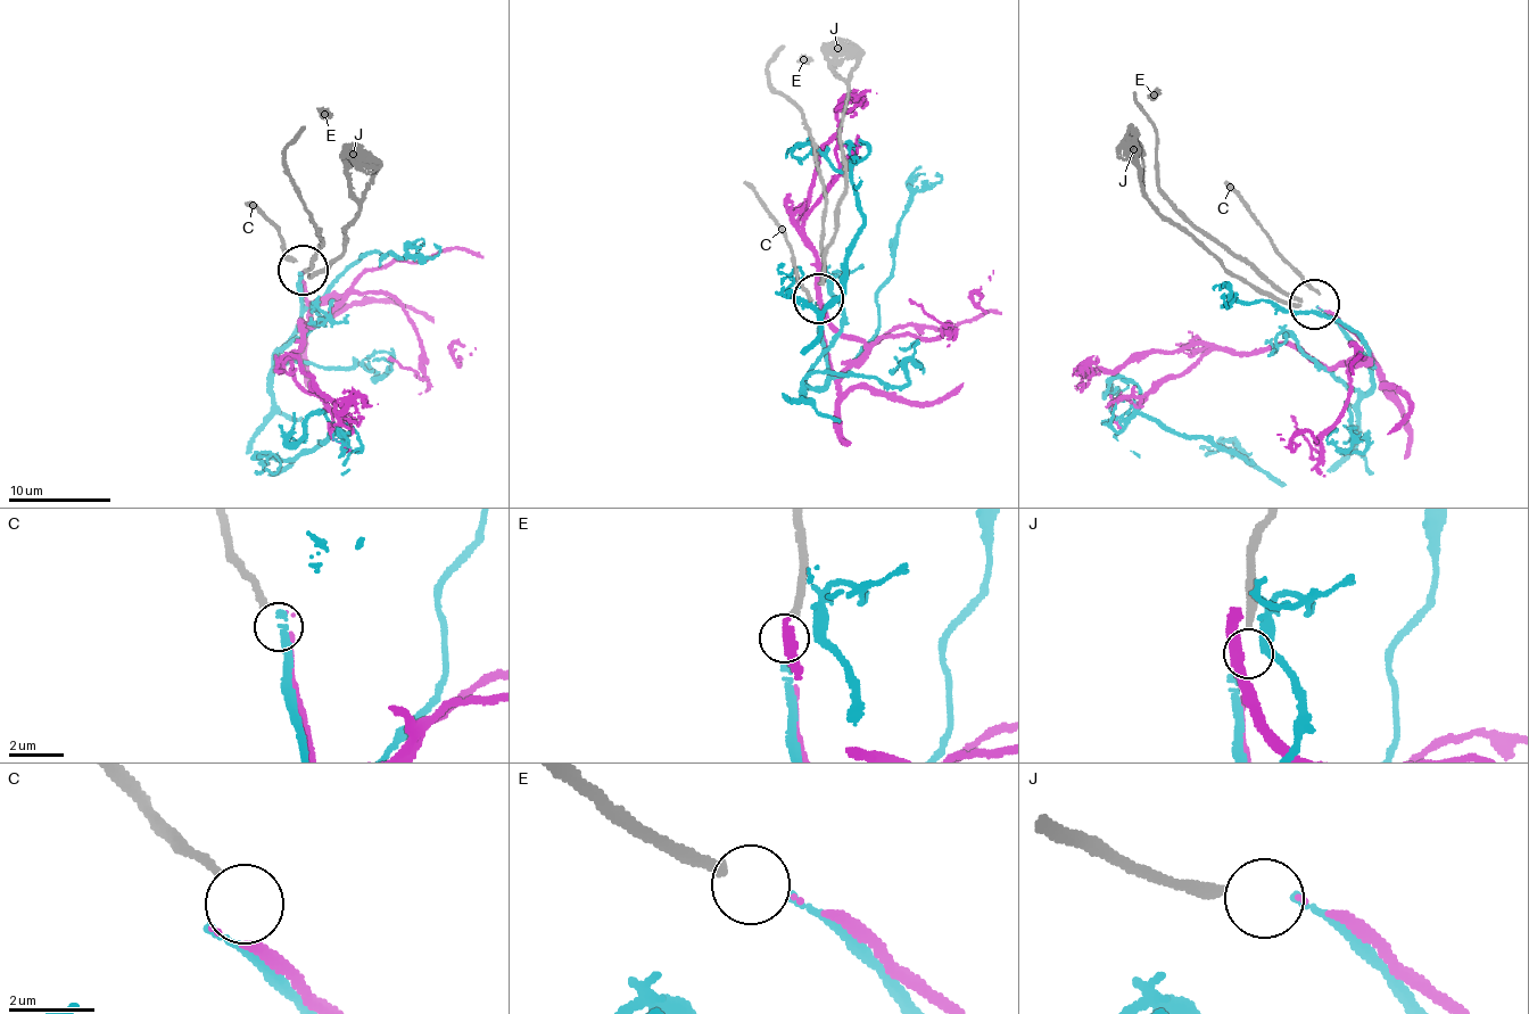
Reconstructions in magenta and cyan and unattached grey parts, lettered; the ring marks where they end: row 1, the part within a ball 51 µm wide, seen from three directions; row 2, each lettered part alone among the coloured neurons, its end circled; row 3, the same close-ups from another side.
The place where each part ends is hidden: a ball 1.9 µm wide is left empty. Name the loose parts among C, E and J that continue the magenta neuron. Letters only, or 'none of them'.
J

